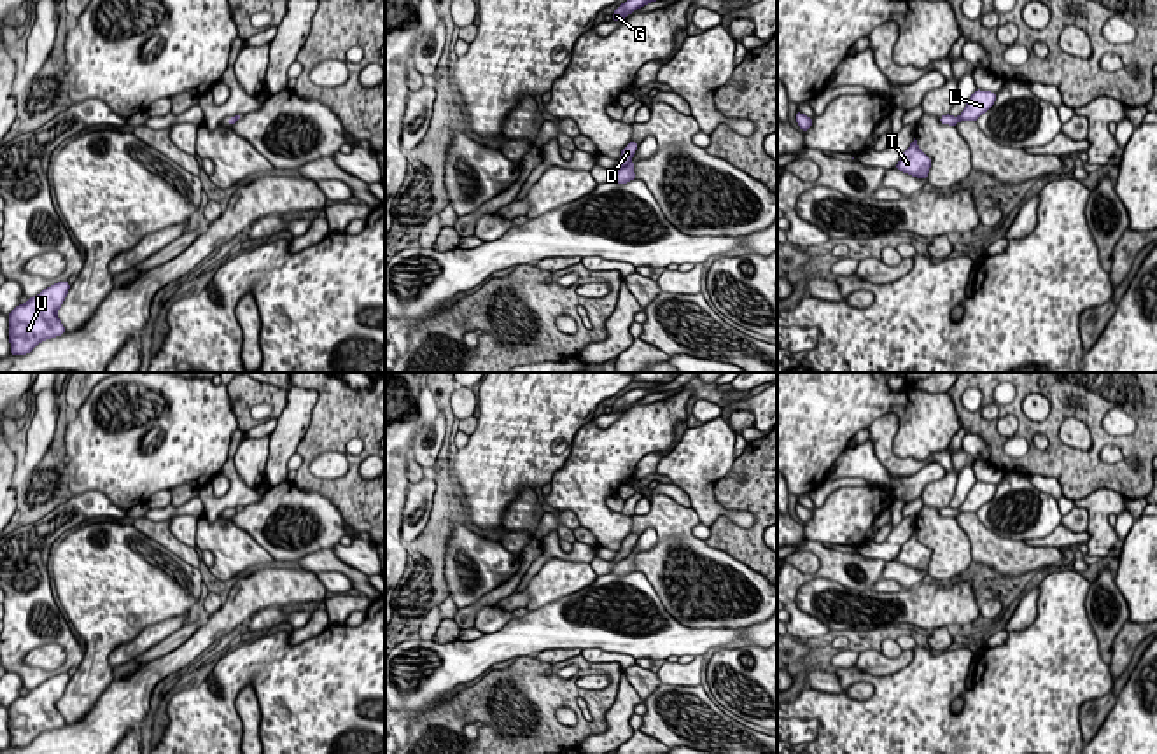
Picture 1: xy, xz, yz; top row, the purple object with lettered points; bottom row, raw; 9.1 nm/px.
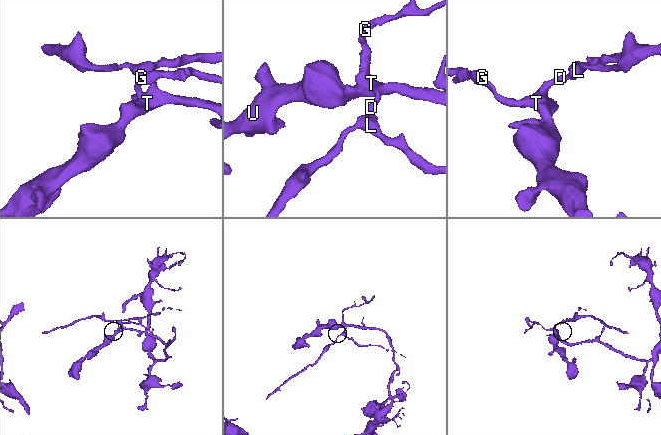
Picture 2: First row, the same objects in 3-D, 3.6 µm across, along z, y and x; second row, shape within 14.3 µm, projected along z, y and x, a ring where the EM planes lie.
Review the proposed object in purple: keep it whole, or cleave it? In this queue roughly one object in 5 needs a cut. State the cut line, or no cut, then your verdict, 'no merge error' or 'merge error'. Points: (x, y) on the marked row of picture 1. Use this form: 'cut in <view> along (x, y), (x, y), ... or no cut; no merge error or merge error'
cut in xz along (631, 161), (624, 167); merge error

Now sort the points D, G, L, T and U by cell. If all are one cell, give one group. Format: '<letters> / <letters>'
D G T U / L

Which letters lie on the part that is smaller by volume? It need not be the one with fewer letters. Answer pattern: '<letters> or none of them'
L

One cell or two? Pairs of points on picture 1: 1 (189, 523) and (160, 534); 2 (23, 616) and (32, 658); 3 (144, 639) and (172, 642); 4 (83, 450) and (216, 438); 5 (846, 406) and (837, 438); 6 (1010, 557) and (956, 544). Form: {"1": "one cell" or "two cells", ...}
{"1": "two cells", "2": "two cells", "3": "two cells", "4": "one cell", "5": "one cell", "6": "two cells"}

